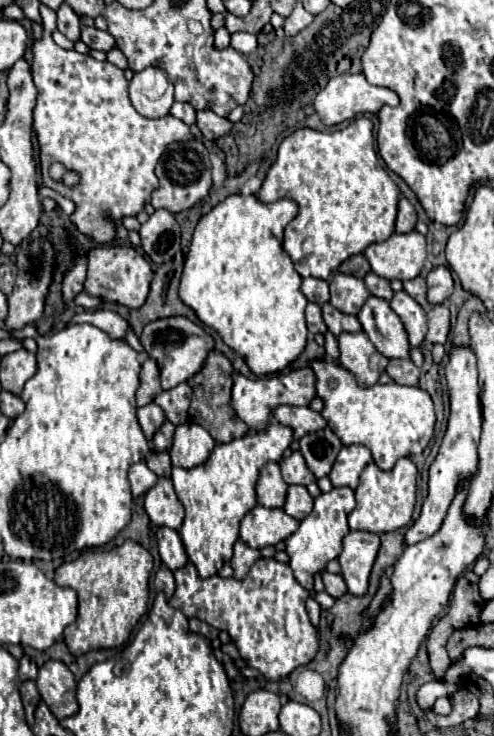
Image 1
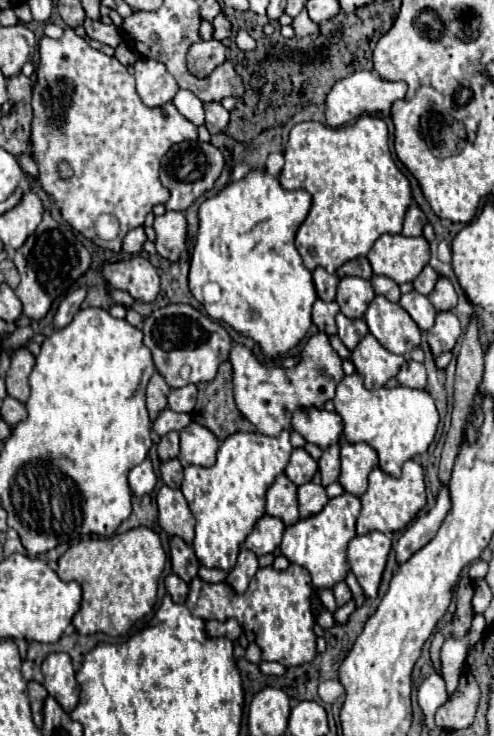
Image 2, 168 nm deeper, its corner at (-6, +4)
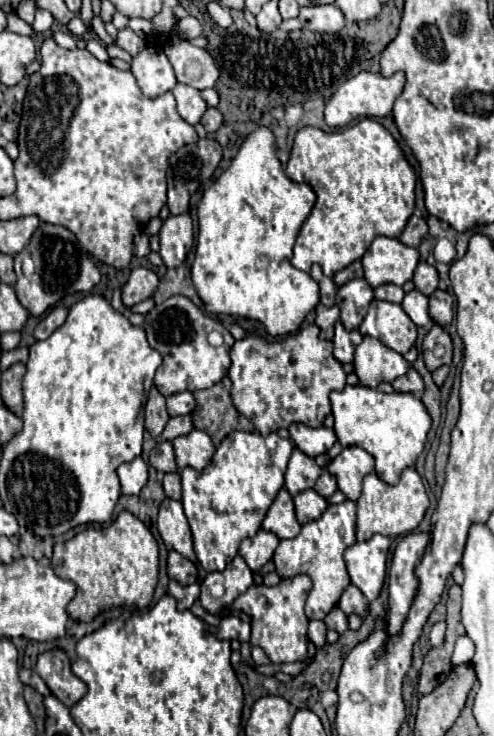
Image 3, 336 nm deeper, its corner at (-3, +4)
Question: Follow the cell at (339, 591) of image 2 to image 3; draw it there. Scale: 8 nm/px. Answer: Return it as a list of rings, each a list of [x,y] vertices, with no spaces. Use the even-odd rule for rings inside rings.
[[[349,584],[349,586],[345,588],[345,592],[341,594],[341,598],[339,598],[339,608],[341,608],[345,614],[359,614],[359,616],[365,616],[367,608],[365,608],[361,590],[355,588],[353,584]]]

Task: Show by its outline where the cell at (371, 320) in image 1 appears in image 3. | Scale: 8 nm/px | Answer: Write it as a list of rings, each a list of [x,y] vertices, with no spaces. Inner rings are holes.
[[[373,300],[361,324],[361,334],[381,340],[387,348],[405,354],[417,340],[417,326],[399,304]]]

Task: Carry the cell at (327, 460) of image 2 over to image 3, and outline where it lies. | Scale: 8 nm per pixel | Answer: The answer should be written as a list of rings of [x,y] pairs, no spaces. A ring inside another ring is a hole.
[[[323,470],[323,474],[319,476],[319,480],[315,482],[313,488],[315,488],[323,498],[329,498],[329,496],[337,490],[337,480],[335,480],[333,474],[329,474],[327,470]]]

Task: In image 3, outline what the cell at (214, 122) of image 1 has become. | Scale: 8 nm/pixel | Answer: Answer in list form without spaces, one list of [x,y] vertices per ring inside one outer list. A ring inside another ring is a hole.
[[[207,108],[207,112],[201,118],[201,124],[203,124],[203,128],[207,132],[217,132],[219,126],[223,124],[223,116],[221,116],[221,112],[217,108]]]

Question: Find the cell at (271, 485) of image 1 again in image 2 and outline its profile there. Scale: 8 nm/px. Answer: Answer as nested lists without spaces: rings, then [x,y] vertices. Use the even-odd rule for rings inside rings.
[[[280,474],[276,482],[270,486],[266,494],[266,514],[280,518],[286,526],[296,524],[300,520],[296,486],[288,480],[286,474]]]

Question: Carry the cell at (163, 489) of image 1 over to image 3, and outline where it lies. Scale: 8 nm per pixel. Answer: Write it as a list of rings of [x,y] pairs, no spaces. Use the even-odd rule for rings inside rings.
[[[165,498],[159,506],[159,520],[157,520],[157,530],[169,550],[177,550],[185,558],[197,562],[195,552],[193,552],[193,540],[191,540],[191,530],[183,512],[183,506],[179,500]]]

